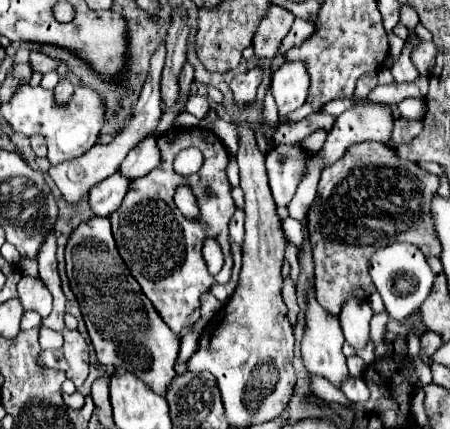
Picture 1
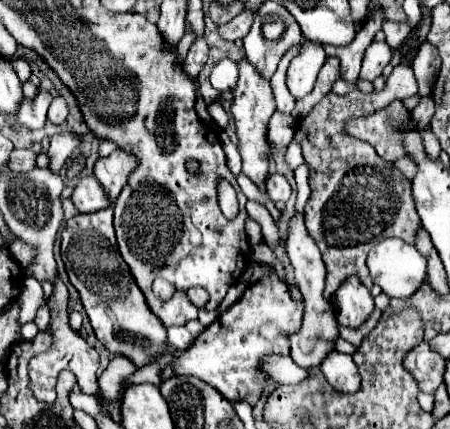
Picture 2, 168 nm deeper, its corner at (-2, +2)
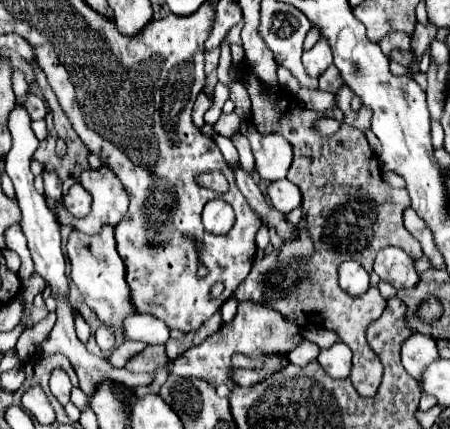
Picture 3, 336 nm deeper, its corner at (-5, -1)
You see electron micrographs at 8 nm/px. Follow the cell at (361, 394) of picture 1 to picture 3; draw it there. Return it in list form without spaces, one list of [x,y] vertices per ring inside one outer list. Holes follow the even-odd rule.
[[[337,341],[329,349],[323,349],[317,361],[333,379],[345,379],[351,371],[351,349],[345,343]]]

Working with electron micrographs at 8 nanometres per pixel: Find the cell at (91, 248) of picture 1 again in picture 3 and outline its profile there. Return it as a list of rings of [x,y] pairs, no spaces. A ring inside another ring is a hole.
[[[107,225],[99,235],[85,235],[79,231],[71,231],[67,241],[67,257],[71,261],[71,279],[79,287],[85,303],[97,313],[103,325],[115,329],[115,333],[123,335],[123,317],[133,313],[135,307],[131,305],[129,289],[125,283],[125,265],[115,249],[113,227]]]

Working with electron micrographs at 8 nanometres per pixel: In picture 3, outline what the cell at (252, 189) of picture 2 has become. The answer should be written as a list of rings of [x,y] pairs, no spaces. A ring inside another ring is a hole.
[[[217,135],[219,137],[215,137],[215,142],[219,147],[220,151],[223,154],[224,159],[226,160],[228,165],[234,165],[239,163],[239,155],[238,152],[233,145],[230,138],[223,137],[221,135]]]

